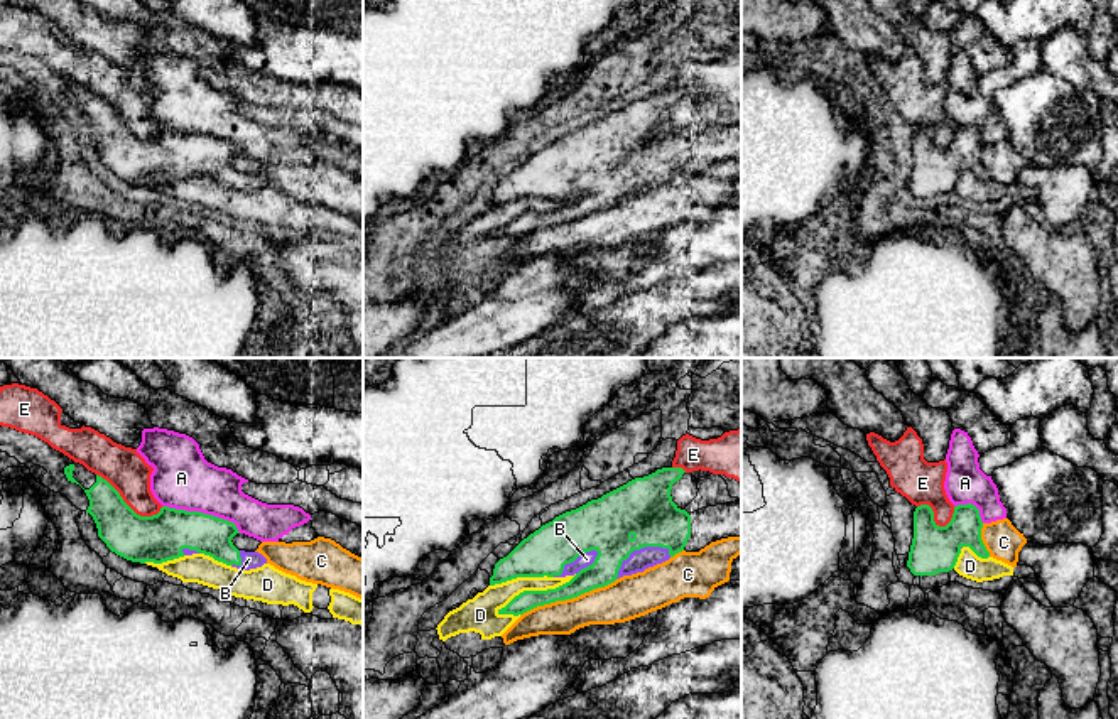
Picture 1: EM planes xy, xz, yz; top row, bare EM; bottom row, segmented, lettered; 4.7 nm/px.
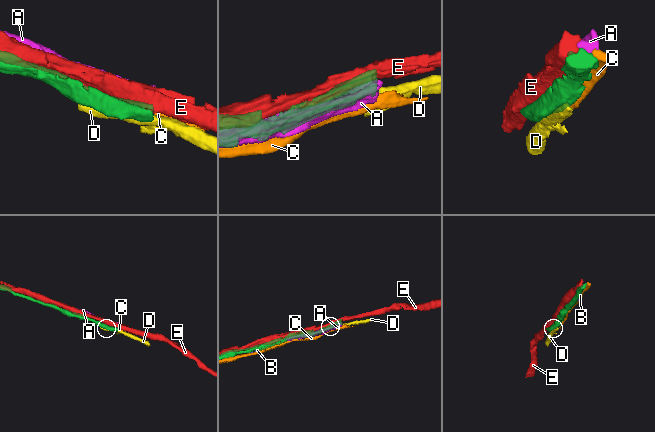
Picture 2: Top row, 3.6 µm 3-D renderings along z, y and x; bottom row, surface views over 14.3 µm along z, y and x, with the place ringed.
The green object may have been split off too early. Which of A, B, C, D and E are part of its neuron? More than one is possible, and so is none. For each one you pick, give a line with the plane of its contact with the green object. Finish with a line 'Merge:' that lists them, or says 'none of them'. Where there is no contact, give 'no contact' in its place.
Merge: none of them

